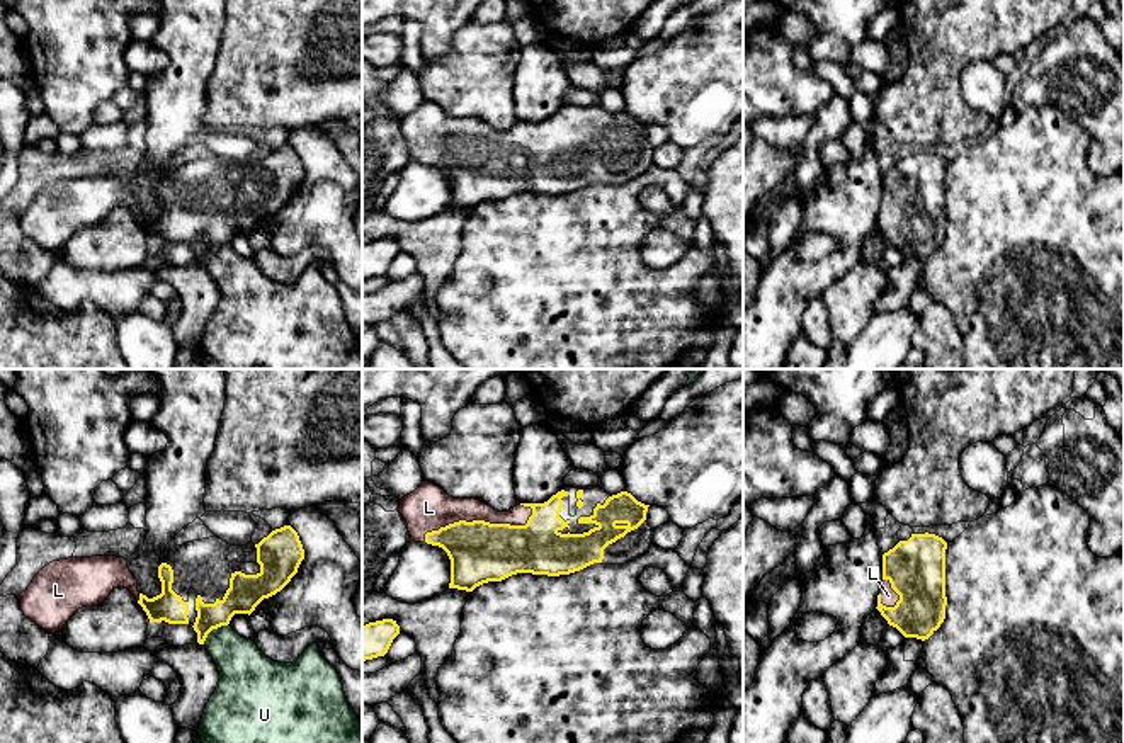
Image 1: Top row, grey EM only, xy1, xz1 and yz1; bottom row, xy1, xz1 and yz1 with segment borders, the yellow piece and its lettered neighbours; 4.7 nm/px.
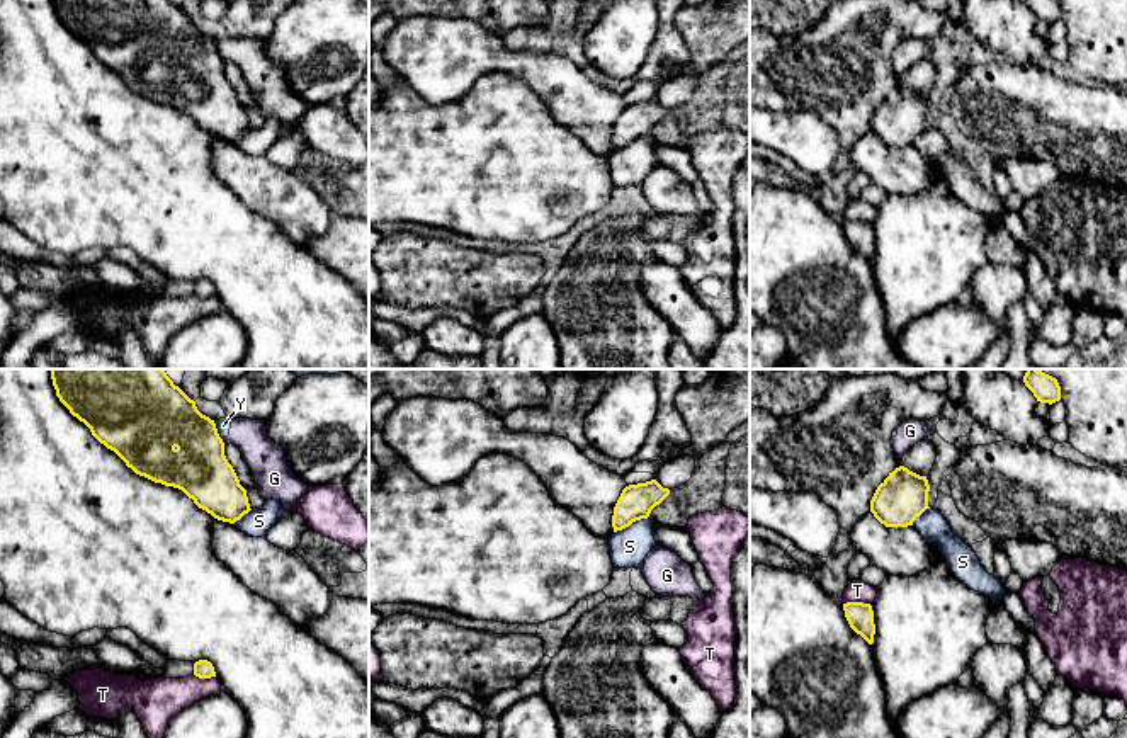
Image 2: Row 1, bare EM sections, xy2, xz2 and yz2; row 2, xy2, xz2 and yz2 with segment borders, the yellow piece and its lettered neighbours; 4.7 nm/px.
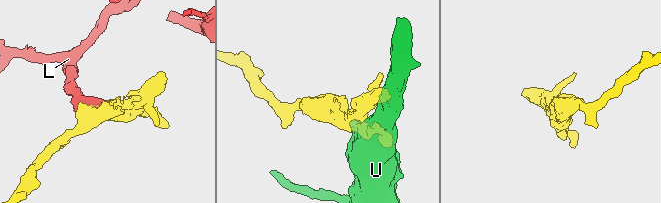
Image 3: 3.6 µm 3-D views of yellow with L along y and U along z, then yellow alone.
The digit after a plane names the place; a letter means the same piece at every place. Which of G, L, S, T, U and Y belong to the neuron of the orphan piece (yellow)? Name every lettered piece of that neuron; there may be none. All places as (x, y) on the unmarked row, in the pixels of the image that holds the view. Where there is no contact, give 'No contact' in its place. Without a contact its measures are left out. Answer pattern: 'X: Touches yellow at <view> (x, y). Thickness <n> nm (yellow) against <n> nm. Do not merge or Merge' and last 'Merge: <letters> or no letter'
G: Touches yellow at xy2 (221, 60). Thickness 280 nm (yellow) against 180 nm. Do not merge
L: Touches yellow at xz1 (478, 140). Thickness 280 nm (yellow) against 220 nm. Merge
S: Touches yellow at xz2 (629, 143). Thickness 160 nm (yellow) against 180 nm. Do not merge
T: Touches yellow at yz2 (855, 221). Thickness 130 nm (yellow) against 110 nm. Do not merge
U: Touches yellow at xy1 (213, 247). Thickness 170 nm (yellow) against 240 nm. Do not merge
Y: Touches yellow at xy2 (216, 50). Thickness 300 nm (yellow) against 70 nm. Do not merge
Merge: L

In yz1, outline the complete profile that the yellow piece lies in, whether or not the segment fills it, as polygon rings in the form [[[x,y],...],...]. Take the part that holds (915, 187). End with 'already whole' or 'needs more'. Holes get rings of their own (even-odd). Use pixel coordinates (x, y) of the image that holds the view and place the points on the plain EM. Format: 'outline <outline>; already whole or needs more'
outline [[[911,153],[883,173],[877,230],[905,257],[928,258],[945,238],[945,168],[935,153]]]; needs more

